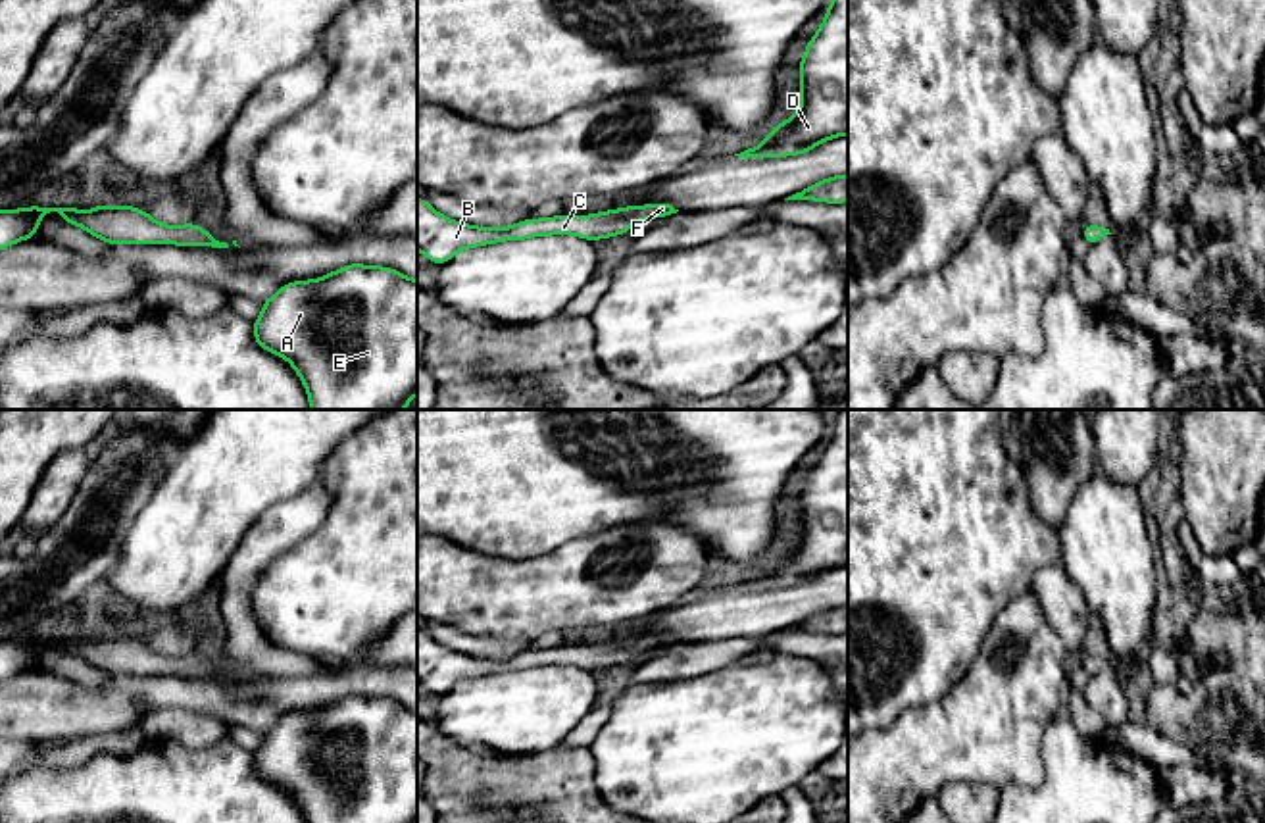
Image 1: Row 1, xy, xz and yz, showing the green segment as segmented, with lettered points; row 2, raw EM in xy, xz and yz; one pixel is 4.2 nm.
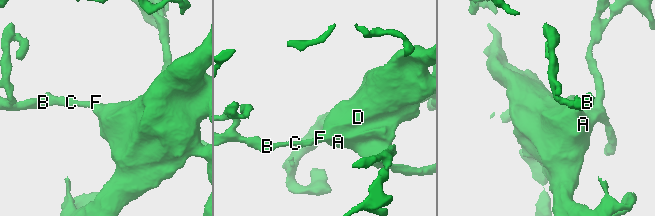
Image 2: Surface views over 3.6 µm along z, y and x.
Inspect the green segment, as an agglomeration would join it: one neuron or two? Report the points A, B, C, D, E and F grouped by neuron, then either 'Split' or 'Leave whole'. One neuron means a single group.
Groups: A B C D E F. Leave whole

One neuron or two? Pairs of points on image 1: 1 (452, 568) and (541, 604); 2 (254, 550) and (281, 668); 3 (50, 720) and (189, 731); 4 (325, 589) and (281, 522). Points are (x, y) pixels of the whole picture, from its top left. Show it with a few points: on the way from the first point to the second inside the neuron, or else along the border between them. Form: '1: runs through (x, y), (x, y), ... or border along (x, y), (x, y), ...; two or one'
1: runs through (473, 589), (487, 597), (520, 598); one
2: runs through (239, 579), (239, 623), (252, 641); one
3: border along (181, 710), (152, 708), (137, 727); two
4: border along (329, 512), (312, 533), (281, 552), (262, 572); two

